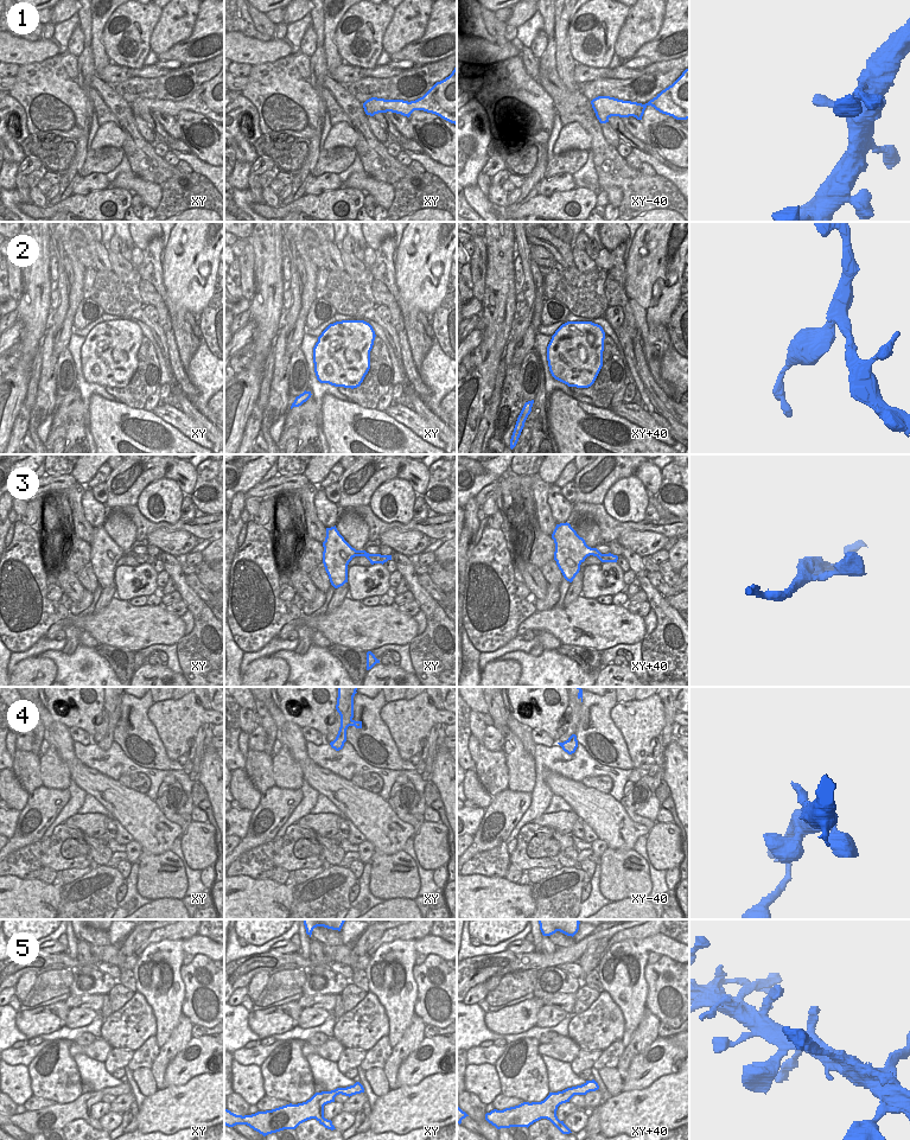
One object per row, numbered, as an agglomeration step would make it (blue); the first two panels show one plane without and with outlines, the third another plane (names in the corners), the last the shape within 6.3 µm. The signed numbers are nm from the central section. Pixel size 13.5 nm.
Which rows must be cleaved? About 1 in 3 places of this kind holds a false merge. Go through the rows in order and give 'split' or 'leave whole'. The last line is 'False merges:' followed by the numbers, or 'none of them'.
1: leave whole
2: split
3: leave whole
4: leave whole
5: leave whole
False merges: 2

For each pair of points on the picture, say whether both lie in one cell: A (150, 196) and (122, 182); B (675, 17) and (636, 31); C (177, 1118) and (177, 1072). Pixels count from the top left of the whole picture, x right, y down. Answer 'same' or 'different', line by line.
A: same
B: different
C: different

